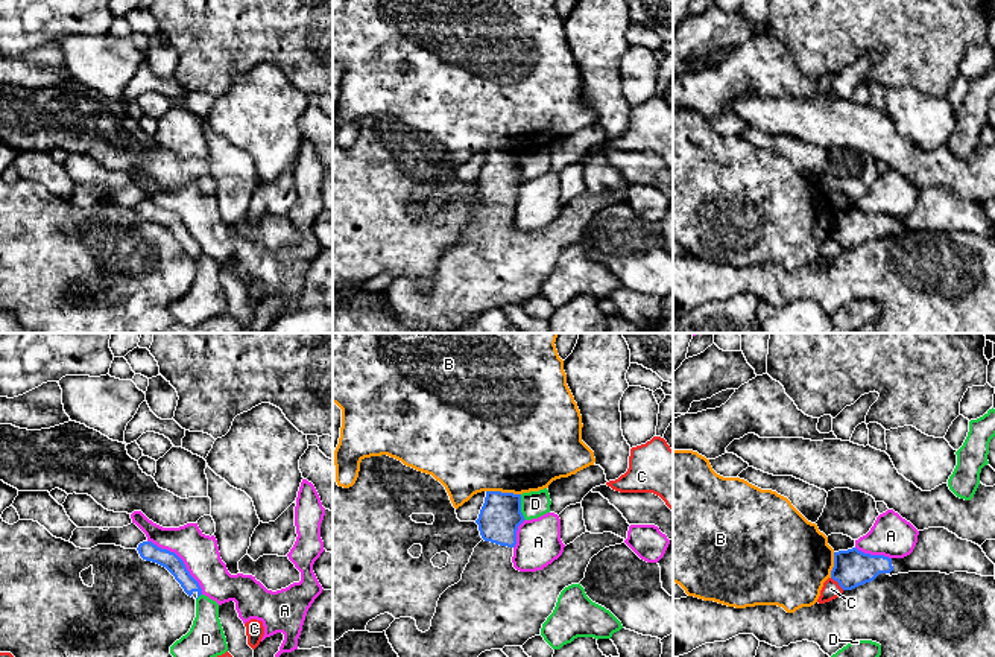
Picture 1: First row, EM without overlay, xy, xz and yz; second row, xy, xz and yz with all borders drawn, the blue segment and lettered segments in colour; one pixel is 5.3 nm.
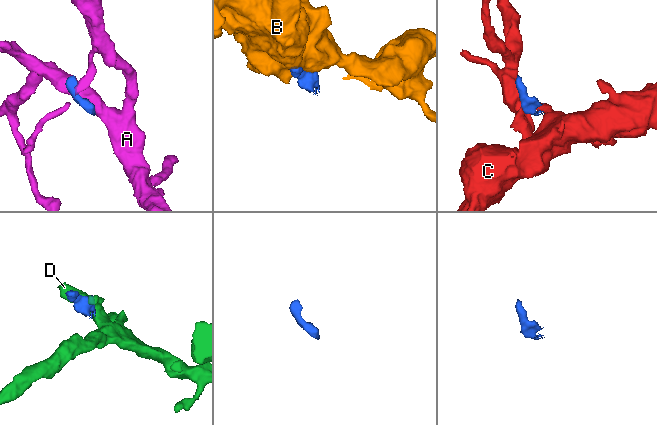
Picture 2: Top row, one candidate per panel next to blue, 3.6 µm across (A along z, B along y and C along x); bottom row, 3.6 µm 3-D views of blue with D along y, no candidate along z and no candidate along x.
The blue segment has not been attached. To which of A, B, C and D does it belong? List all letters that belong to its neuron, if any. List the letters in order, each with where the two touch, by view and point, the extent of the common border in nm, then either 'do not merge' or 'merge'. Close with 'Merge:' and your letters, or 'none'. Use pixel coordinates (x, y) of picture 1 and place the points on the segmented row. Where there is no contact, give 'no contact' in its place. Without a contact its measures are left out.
A: meets blue in xy at (181, 560); contact 400 nm long; do not merge
B: meets blue in xz at (503, 493); contact 190 nm long; do not merge
C: meets blue in yz at (837, 581); contact 100 nm long; do not merge
D: meets blue in xz at (520, 507); contact 140 nm long; do not merge
Merge: none

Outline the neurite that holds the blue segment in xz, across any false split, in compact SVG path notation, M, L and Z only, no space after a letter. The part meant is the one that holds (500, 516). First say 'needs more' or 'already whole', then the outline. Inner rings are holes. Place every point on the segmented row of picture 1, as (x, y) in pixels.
needs more | M486 491L475 520L483 540L474 548L462 579L441 595L430 630L419 631L412 617L395 619L386 630L398 657L479 657L491 649L523 646L529 639L541 636L542 624L553 613L561 592L585 578L591 558L605 548L624 543L624 538L612 532L586 531L542 570L520 572L513 567L512 557L516 531L524 520L521 494Z

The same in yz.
needs more | M945 528L919 531L913 552L904 558L870 555L857 548L834 552L831 578L843 590L873 581L880 573L898 575L908 572L968 572L981 576L995 576L995 564L983 549L959 538Z

